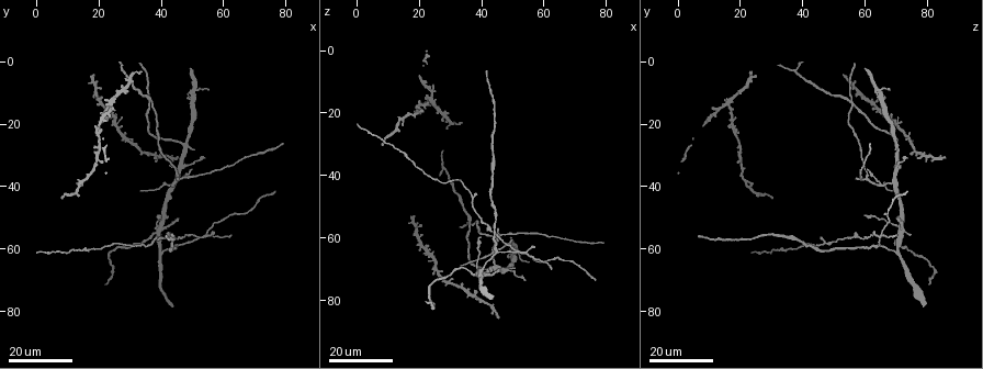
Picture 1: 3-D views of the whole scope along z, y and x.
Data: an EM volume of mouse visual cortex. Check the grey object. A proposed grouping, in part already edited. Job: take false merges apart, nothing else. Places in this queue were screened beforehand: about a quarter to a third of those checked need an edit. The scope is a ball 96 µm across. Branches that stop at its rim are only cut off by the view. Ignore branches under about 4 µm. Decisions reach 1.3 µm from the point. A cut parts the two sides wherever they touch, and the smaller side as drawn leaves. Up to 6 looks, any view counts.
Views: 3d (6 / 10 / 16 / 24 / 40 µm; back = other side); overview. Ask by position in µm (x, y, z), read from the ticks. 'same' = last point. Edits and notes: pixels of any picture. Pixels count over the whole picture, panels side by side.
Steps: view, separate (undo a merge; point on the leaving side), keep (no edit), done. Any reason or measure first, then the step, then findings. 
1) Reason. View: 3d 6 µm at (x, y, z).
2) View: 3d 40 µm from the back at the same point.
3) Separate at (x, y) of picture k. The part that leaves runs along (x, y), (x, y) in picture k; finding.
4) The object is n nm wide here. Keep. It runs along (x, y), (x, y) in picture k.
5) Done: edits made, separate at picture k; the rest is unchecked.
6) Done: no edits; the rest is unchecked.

A fork. View: 3d 16 µm at (45, 59, 65).

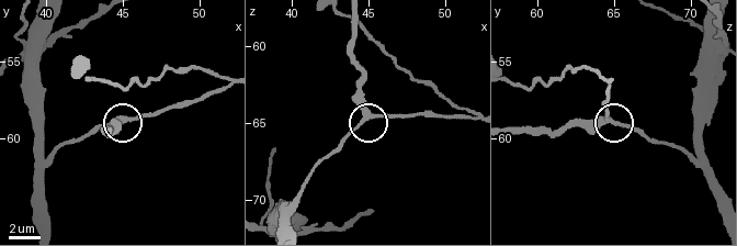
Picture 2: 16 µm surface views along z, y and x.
View: 3d 6 µm at (45.2, 58.8, 64.4).

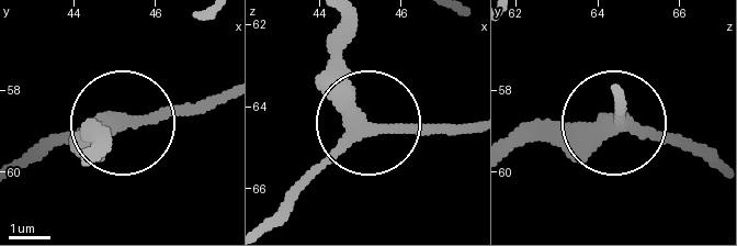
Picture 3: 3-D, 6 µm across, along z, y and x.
3 arms meet here. Keep. It runs along (273, 216), (356, 132), (339, 31) in picture 3; all the same cell.

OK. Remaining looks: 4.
Four arms meet. View: 3d 16 µm at (37, 12, 55).

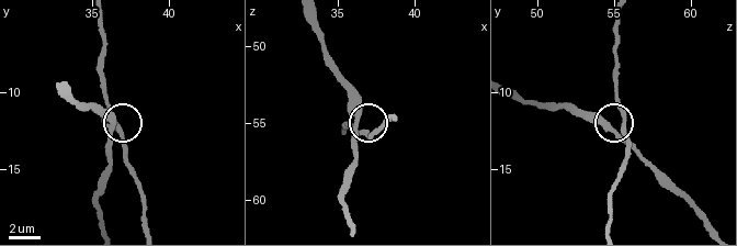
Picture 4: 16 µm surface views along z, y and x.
View: 3d 10 µm at (36.2, 12.6, 55.2).

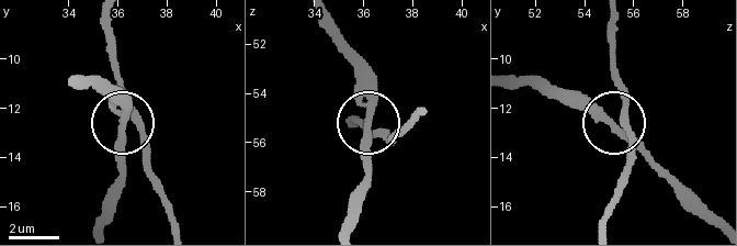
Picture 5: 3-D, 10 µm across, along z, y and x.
The side arm is 48 µm long. Keep. It runs along (426, 109), (394, 141), (369, 129), (369, 170) in picture 5; continuous, no second cell.

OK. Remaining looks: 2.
Done: no edits; the rest is unchecked.

